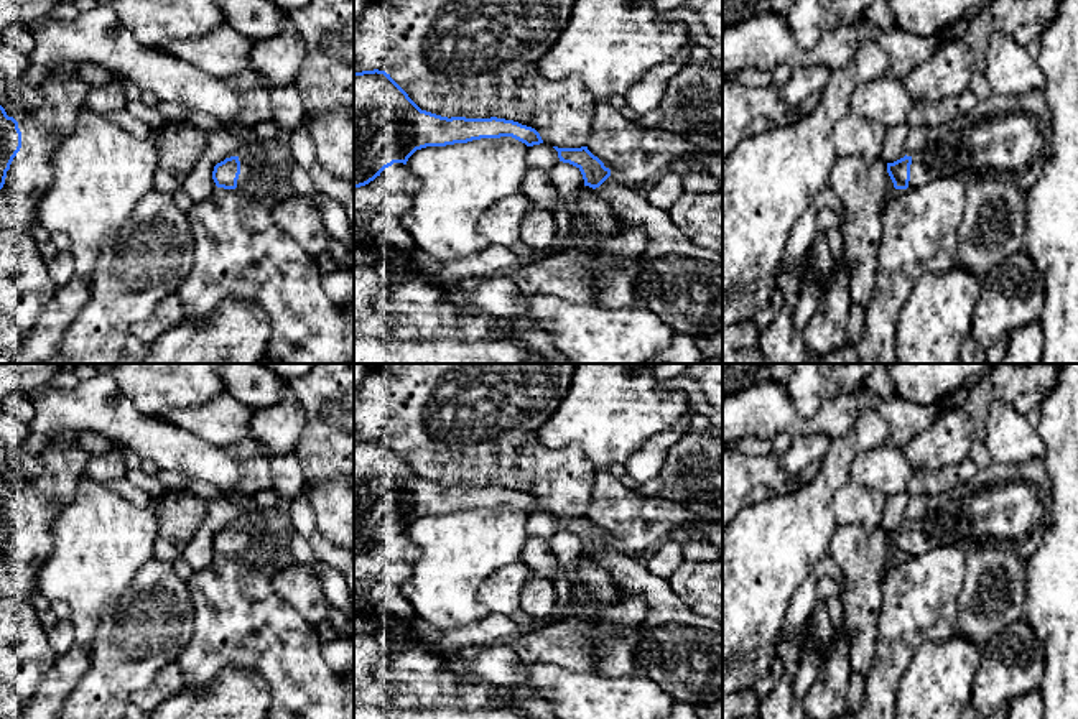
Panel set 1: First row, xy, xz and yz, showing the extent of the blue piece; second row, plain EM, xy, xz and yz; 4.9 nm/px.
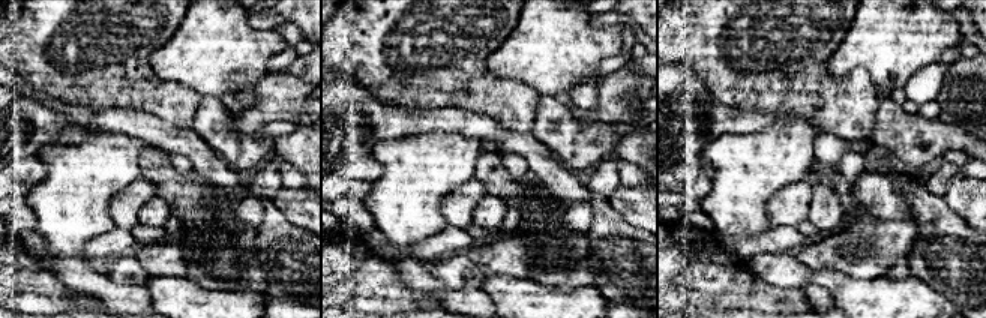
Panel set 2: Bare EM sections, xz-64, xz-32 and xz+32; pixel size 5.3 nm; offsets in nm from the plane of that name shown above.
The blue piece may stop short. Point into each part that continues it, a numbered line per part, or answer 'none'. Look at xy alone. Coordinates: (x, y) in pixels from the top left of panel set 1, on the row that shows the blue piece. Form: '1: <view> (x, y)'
1: xy (247, 160)

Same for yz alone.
1: yz (920, 175)

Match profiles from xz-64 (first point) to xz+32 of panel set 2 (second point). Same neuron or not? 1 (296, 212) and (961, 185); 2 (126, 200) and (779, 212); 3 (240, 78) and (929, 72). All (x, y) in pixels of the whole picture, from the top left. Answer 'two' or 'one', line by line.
1: one
2: one
3: two

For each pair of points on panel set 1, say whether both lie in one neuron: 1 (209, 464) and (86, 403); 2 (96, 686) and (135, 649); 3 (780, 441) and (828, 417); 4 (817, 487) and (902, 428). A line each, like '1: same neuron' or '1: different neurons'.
1: same neuron
2: same neuron
3: different neurons
4: different neurons

